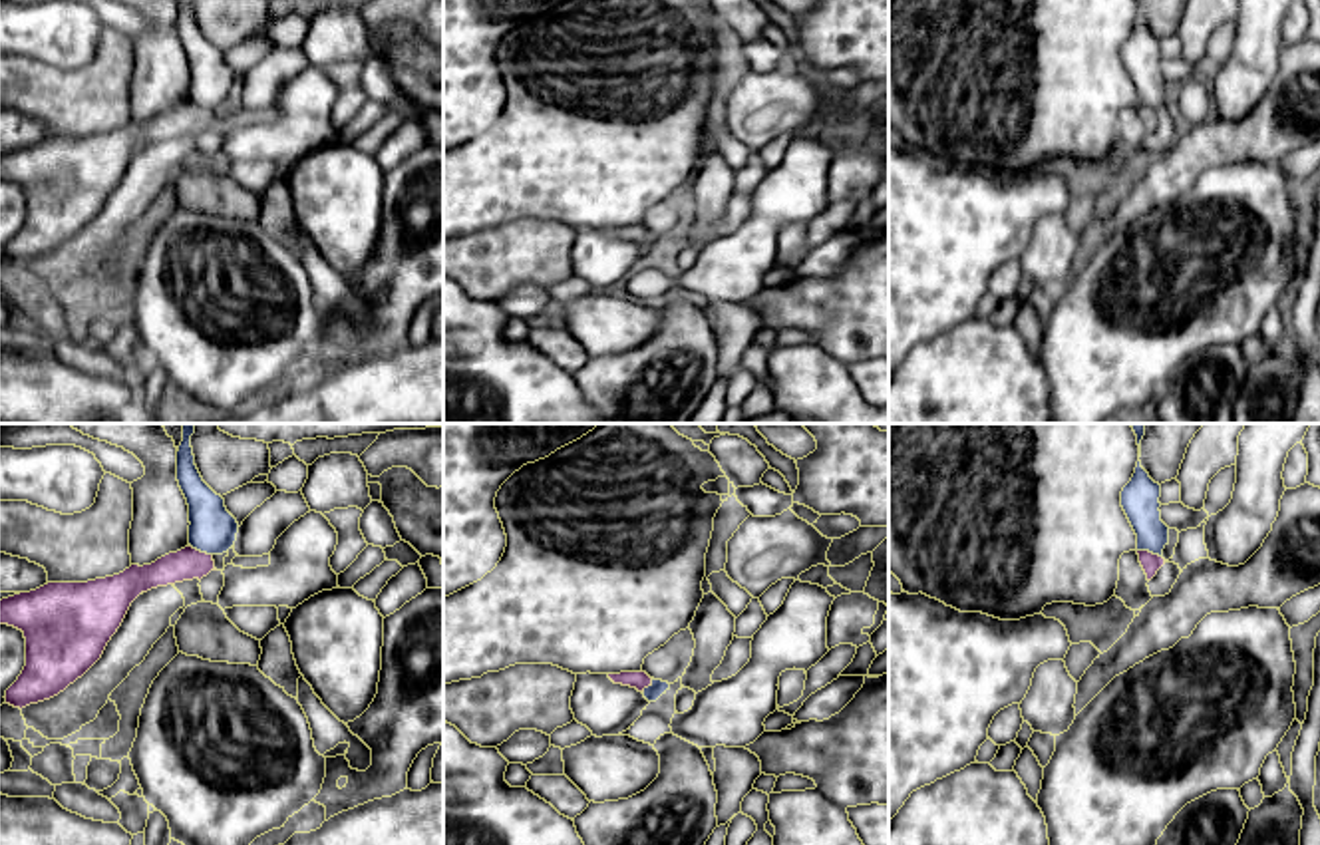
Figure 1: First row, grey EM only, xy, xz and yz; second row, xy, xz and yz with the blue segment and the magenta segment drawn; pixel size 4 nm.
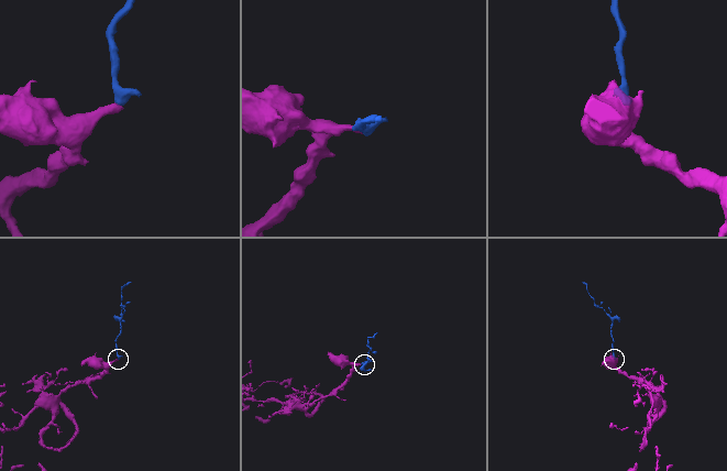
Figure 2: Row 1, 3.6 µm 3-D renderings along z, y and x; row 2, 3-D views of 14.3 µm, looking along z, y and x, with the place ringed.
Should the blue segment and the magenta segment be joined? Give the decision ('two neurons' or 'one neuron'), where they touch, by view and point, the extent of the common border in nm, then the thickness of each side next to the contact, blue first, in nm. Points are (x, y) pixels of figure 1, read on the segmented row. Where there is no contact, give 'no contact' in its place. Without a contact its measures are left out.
one neuron; meets blue in yz at (1150, 551); contact 110 nm long; 160 nm thick on the blue side, 80 nm on the other

